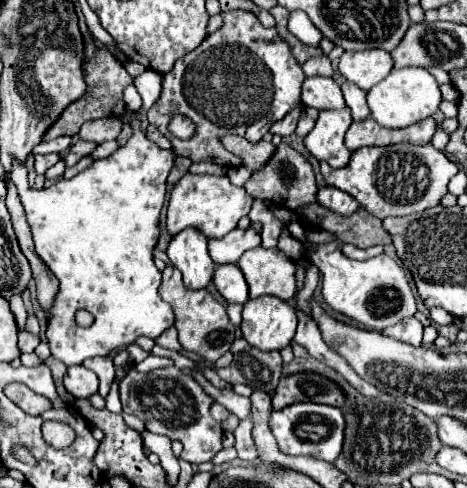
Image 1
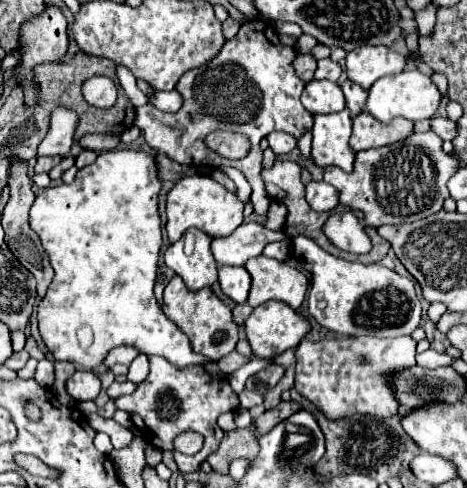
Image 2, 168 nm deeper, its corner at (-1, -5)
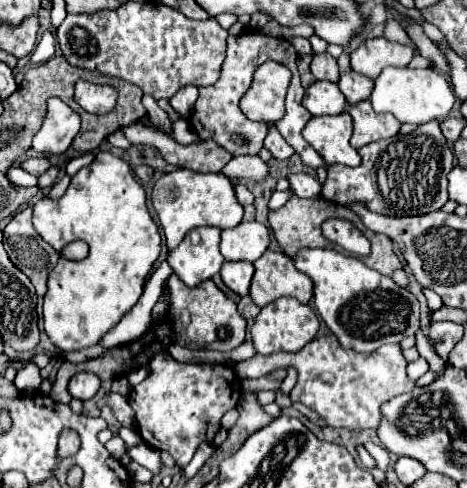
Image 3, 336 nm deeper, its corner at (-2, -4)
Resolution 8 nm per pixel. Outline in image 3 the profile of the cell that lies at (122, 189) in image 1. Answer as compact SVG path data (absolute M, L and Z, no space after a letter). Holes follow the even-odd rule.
M98 152L94 162L72 176L72 182L64 196L52 200L44 196L34 204L34 228L52 246L64 248L72 240L84 240L90 246L90 254L84 260L72 262L60 256L54 270L48 274L48 292L44 296L44 330L50 342L60 352L82 350L96 346L102 336L114 328L120 318L138 304L144 282L160 256L160 232L146 206L146 190L136 180L130 164L112 152Z

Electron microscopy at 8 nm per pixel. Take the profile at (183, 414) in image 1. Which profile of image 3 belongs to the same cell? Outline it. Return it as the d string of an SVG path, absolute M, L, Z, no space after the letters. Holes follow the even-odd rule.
M168 352L150 358L150 376L132 388L128 402L136 412L136 424L144 442L156 450L166 450L184 468L200 442L212 442L220 430L220 418L238 406L240 382L230 366L222 364L184 364Z

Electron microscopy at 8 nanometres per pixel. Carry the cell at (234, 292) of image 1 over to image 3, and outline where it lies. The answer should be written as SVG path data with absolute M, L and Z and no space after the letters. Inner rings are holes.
M224 262L220 270L224 284L238 296L248 296L252 274L254 274L254 266L250 262Z

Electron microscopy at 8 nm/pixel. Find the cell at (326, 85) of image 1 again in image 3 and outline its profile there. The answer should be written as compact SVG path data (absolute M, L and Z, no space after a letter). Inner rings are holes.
M314 82L306 90L304 108L314 116L340 114L346 108L346 98L334 82Z

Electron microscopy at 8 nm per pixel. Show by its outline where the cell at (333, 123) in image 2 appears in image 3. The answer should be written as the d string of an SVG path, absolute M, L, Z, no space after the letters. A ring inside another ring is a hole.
M348 112L320 118L314 116L302 130L302 136L324 158L328 166L332 164L360 166L360 156L350 146L352 118Z

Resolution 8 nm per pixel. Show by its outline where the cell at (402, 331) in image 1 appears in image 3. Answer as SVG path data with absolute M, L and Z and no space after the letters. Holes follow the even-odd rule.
M334 334L314 338L298 352L278 352L270 356L256 354L250 360L234 364L238 378L260 378L276 368L294 366L298 370L298 382L290 392L294 402L300 402L314 410L328 426L364 430L378 428L382 420L382 404L394 396L410 392L416 384L406 374L406 358L400 344L384 344L374 352L356 352L340 346Z

